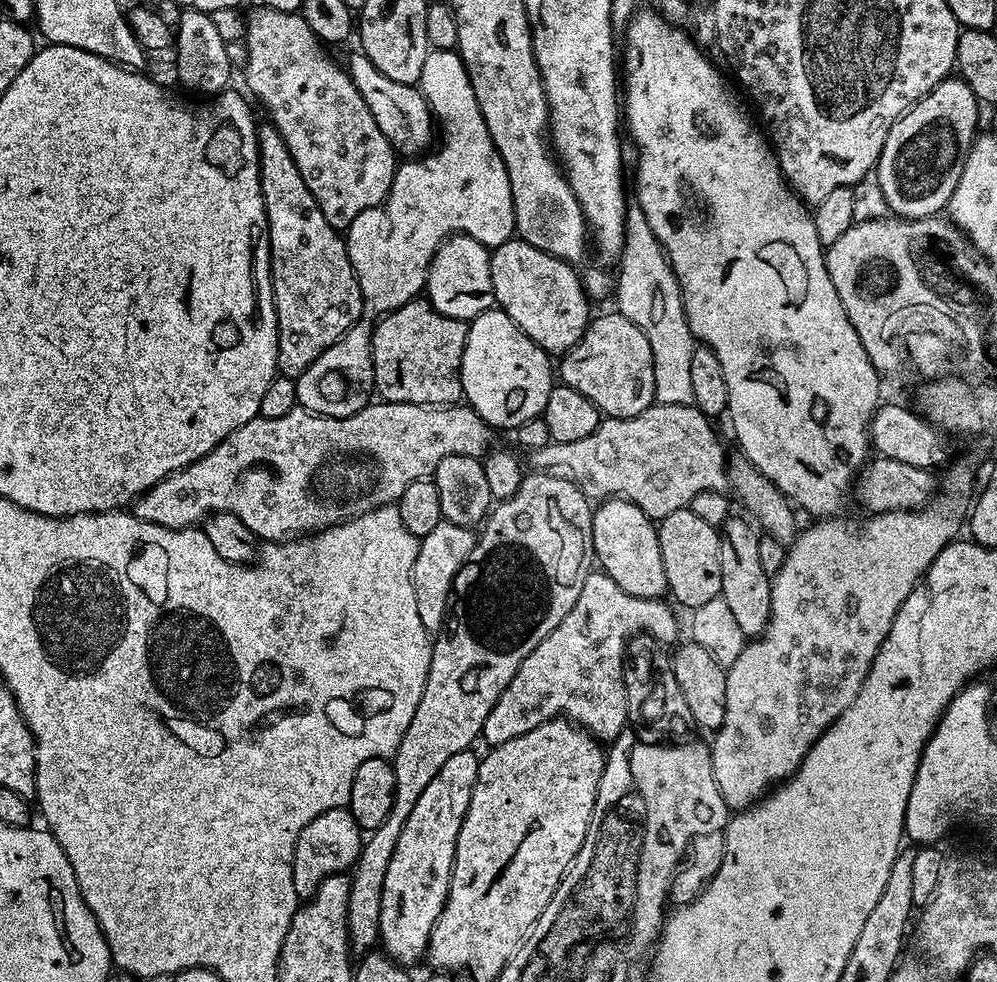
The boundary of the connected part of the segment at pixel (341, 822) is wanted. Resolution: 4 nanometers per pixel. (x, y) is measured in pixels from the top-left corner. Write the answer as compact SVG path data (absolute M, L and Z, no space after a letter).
M347 807L326 810L314 818L298 834L298 842L292 859L294 890L297 897L307 898L318 890L318 886L327 876L347 873L360 857L362 829Z

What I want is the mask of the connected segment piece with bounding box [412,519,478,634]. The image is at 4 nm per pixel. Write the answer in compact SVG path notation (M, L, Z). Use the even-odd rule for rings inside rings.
M441 520L430 534L419 537L420 549L418 558L414 558L412 581L414 582L414 603L418 605L418 618L422 618L422 626L430 634L443 629L444 621L450 611L450 597L453 595L452 583L458 570L468 561L474 550L478 536L473 529L452 524L449 520Z

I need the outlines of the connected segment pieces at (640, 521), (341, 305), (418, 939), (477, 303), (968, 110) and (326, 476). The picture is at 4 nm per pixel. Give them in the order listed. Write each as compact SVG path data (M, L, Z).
M619 498L601 500L592 514L591 555L602 571L614 578L626 594L659 600L669 595L666 566L662 566L662 546L658 542L658 528L634 502Z
M271 122L261 123L258 128L260 141L260 193L264 199L264 212L268 215L266 239L272 261L272 297L276 303L276 371L282 377L295 378L318 358L338 338L346 334L350 325L361 319L364 300L360 296L360 287L356 281L356 271L348 257L348 244L345 237L330 222L318 206L306 178L298 174L282 134L278 134L276 125Z
M469 750L454 754L442 765L442 770L434 774L430 786L422 790L422 798L418 798L418 806L410 810L410 818L406 818L406 826L402 834L398 834L398 846L394 846L394 858L390 858L390 866L386 870L386 882L382 886L382 918L380 919L380 939L383 951L401 966L413 966L425 959L430 934L434 930L434 922L438 922L438 914L442 914L444 903L448 897L448 887L452 881L452 867L456 861L456 843L462 822L466 818L466 810L470 806L470 798L474 790L474 782L478 778L479 755Z
M460 234L455 237L456 245L452 242L441 244L434 254L432 265L428 268L428 282L426 285L426 299L444 316L472 321L478 314L488 311L496 304L494 286L490 282L490 252L484 245L478 243L472 236Z
M949 78L934 86L934 90L894 122L880 151L880 163L874 169L893 217L921 220L947 209L954 186L958 186L958 178L962 178L972 141L978 135L979 107L981 105L964 79Z
M370 402L365 408L358 410L358 414L350 414L346 418L319 416L308 412L305 408L292 406L289 412L284 412L281 416L261 414L255 416L250 422L246 422L246 426L238 426L238 430L234 430L229 436L222 438L222 442L218 442L218 446L214 446L214 450L210 450L210 454L198 458L193 464L182 470L172 472L166 478L162 478L150 491L145 492L143 496L137 496L130 511L139 520L177 530L199 525L204 517L209 516L212 512L229 512L242 518L242 522L246 522L246 526L250 526L250 530L261 541L279 542L289 538L299 538L305 534L322 532L325 528L332 528L336 524L343 524L346 520L352 520L356 516L362 515L363 512L372 512L373 509L380 508L384 504L395 504L400 499L402 490L406 490L406 486L410 486L410 482L431 477L435 473L438 462L442 462L442 458L447 456L483 457L489 451L490 445L488 443L491 442L492 436L494 436L494 432L489 428L488 423L472 408L461 406L459 403L447 406L429 406L426 404Z

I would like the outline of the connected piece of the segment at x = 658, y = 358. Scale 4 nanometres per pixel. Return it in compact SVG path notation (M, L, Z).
M638 206L629 207L624 219L624 251L618 257L620 276L614 280L614 301L624 315L646 334L654 364L655 403L682 406L692 404L693 381L690 378L690 357L698 347L684 313L684 294L671 264L665 256L646 214Z

